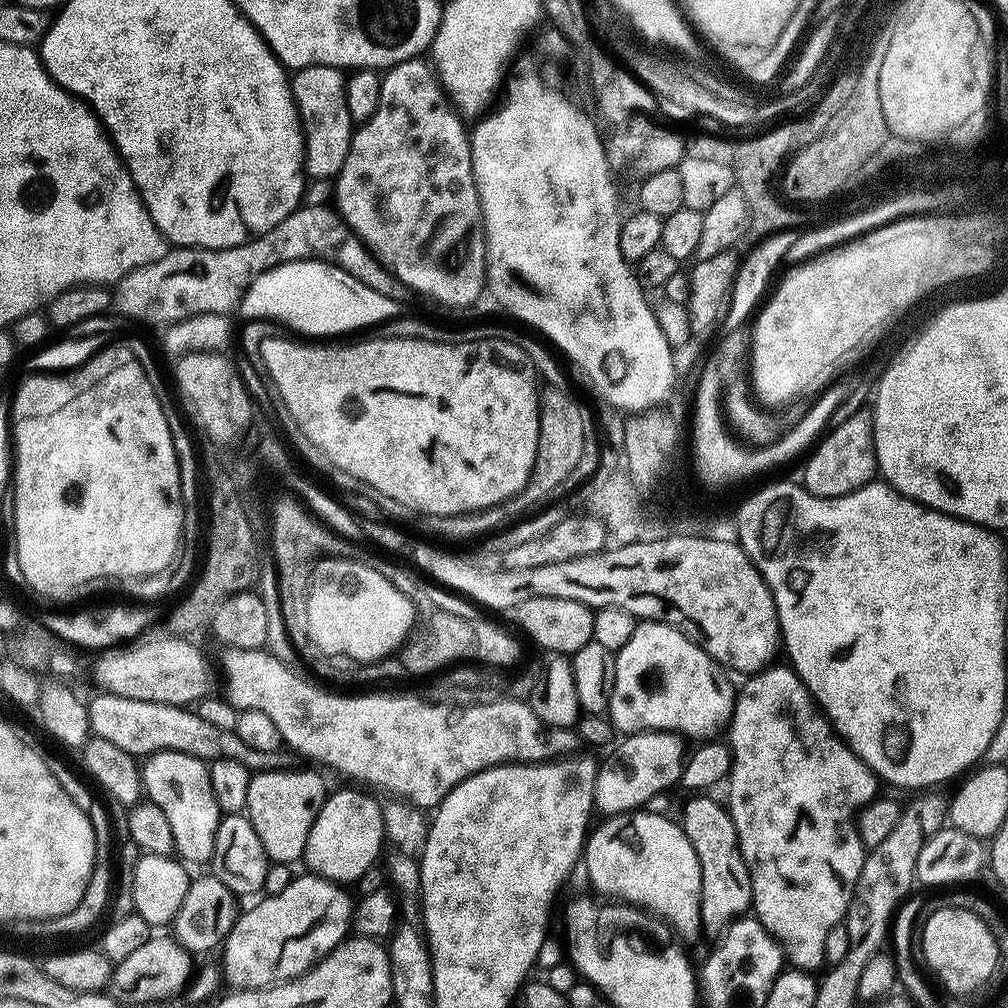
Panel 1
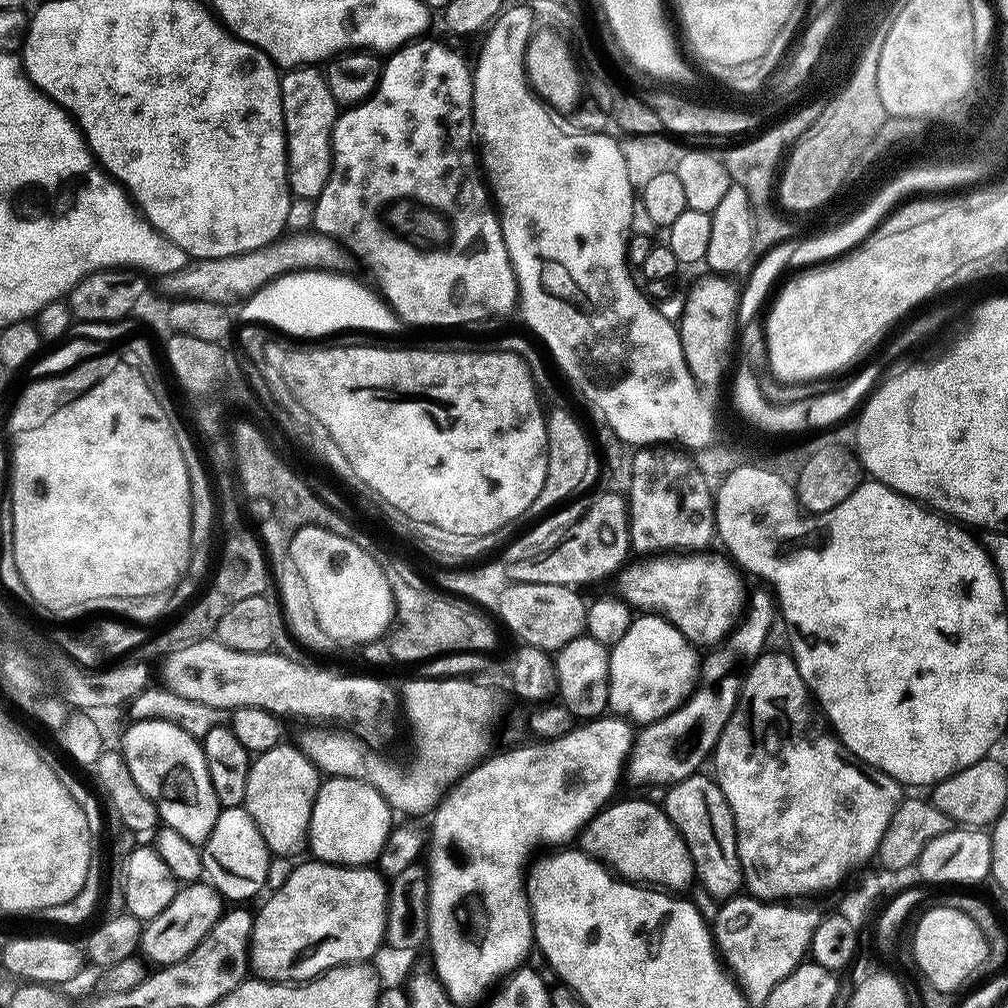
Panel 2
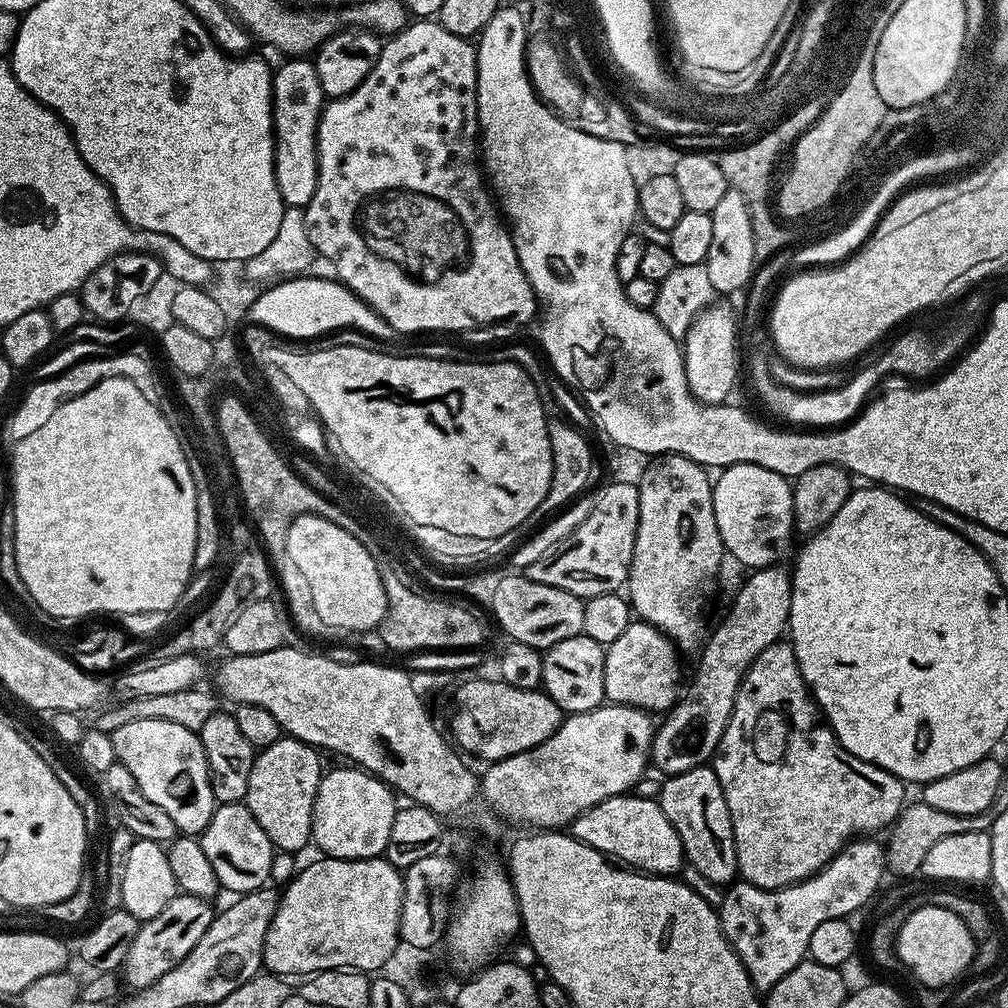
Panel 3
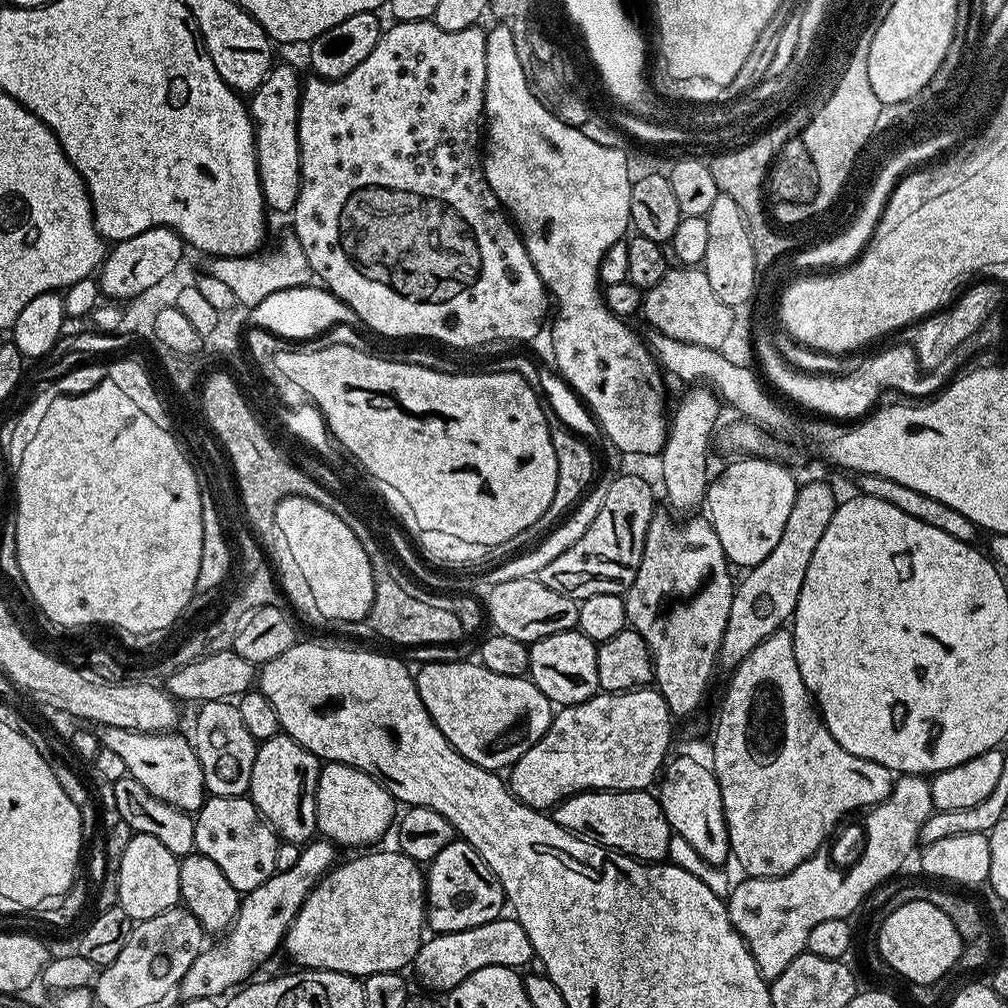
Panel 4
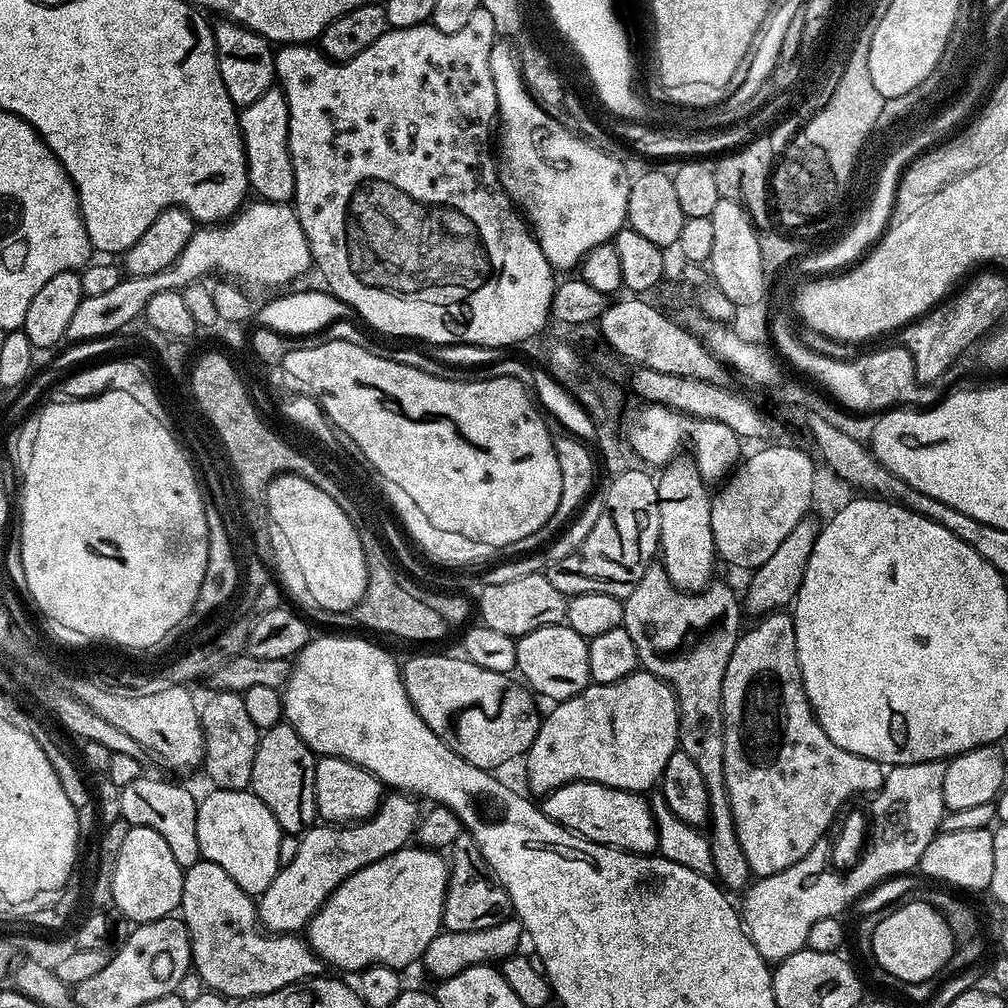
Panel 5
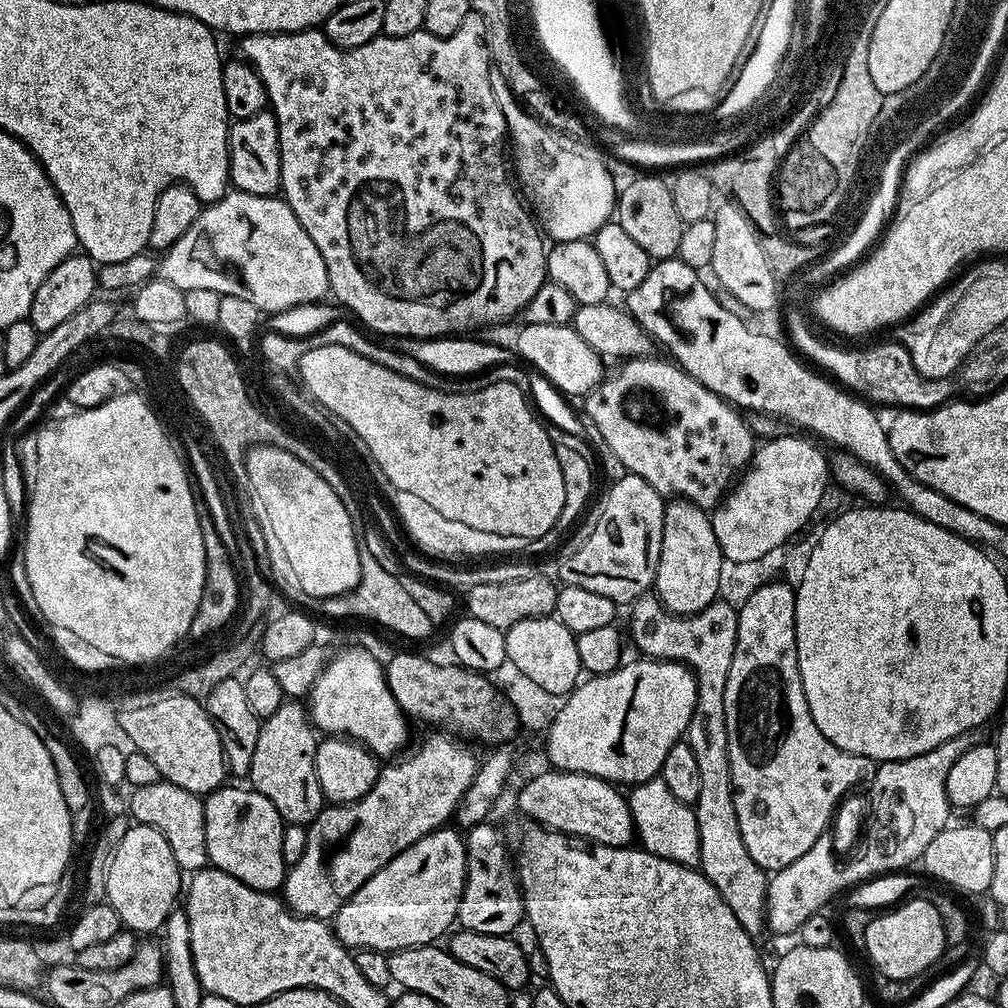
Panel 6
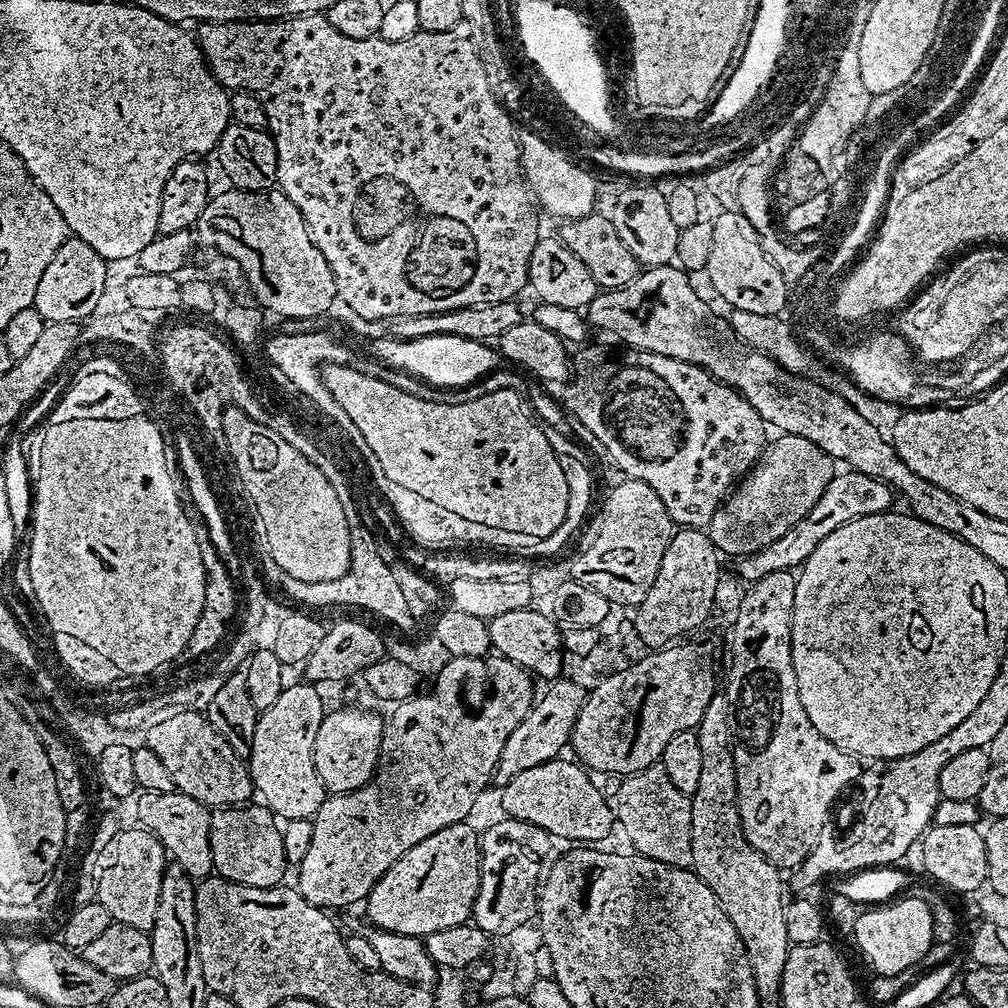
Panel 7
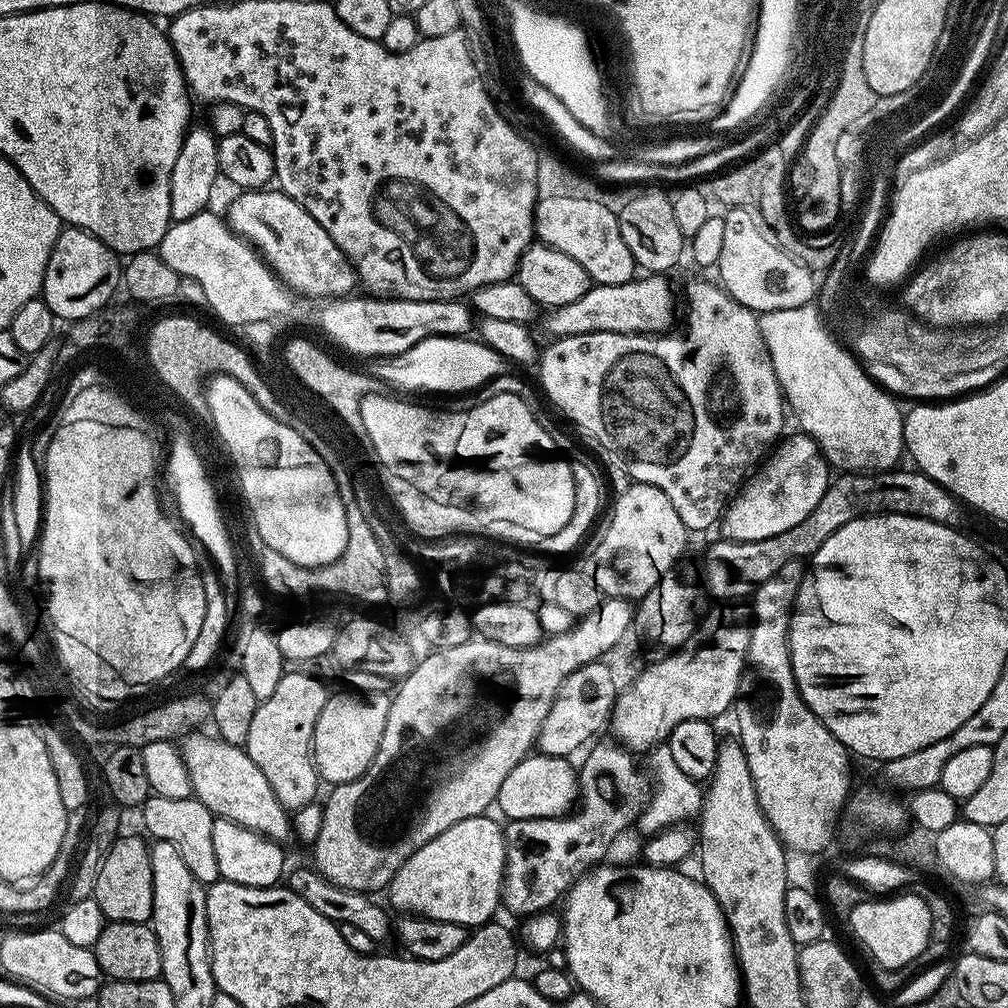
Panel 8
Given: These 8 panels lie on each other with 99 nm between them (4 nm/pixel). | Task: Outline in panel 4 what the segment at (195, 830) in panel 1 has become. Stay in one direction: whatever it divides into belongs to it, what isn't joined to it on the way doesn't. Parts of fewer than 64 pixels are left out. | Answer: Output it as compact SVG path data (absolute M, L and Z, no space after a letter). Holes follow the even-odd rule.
M105 728L99 729L99 741L101 745L114 754L122 757L122 762L126 762L128 775L132 776L154 798L174 806L178 810L195 814L200 811L206 799L206 789L202 778L202 766L196 757L196 749L193 741L184 736L175 736L175 731L167 732L135 732L125 728Z

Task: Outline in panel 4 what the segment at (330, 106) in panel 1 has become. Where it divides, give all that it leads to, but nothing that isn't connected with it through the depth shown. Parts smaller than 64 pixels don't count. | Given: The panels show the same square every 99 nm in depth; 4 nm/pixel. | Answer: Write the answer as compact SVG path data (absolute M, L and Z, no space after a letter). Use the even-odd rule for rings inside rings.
M277 63L266 74L262 86L250 96L252 122L256 129L256 161L264 203L276 212L291 213L300 197L300 146L298 118L302 76L288 64Z

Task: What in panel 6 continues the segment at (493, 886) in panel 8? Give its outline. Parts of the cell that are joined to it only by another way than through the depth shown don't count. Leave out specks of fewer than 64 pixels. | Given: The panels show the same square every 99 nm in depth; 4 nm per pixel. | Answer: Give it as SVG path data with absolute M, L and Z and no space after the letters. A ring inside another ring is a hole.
M452 826L436 828L430 834L418 838L418 842L414 842L409 848L402 850L390 862L386 862L386 866L382 866L382 870L373 874L336 911L334 935L349 950L369 948L375 952L387 952L389 954L400 952L403 948L417 948L423 944L436 944L439 941L439 936L442 935L441 937L443 937L457 923L456 915L458 914L460 899L464 893L465 882L466 850L464 849L464 836Z

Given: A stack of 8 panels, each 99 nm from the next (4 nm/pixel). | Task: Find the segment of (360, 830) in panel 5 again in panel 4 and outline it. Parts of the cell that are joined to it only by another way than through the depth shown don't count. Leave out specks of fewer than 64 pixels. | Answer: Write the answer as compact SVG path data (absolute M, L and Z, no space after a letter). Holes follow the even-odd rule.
M313 839L301 847L298 862L294 862L290 870L275 871L270 879L262 882L262 886L243 893L240 909L228 931L217 939L220 940L217 944L209 943L204 951L198 954L198 958L194 958L194 966L186 970L178 989L179 999L216 1000L223 997L239 989L251 977L248 975L255 968L262 967L276 951L279 953L284 943L284 935L290 930L298 910L302 910L302 902L306 902L316 883L336 867L336 852L337 845L331 840Z

